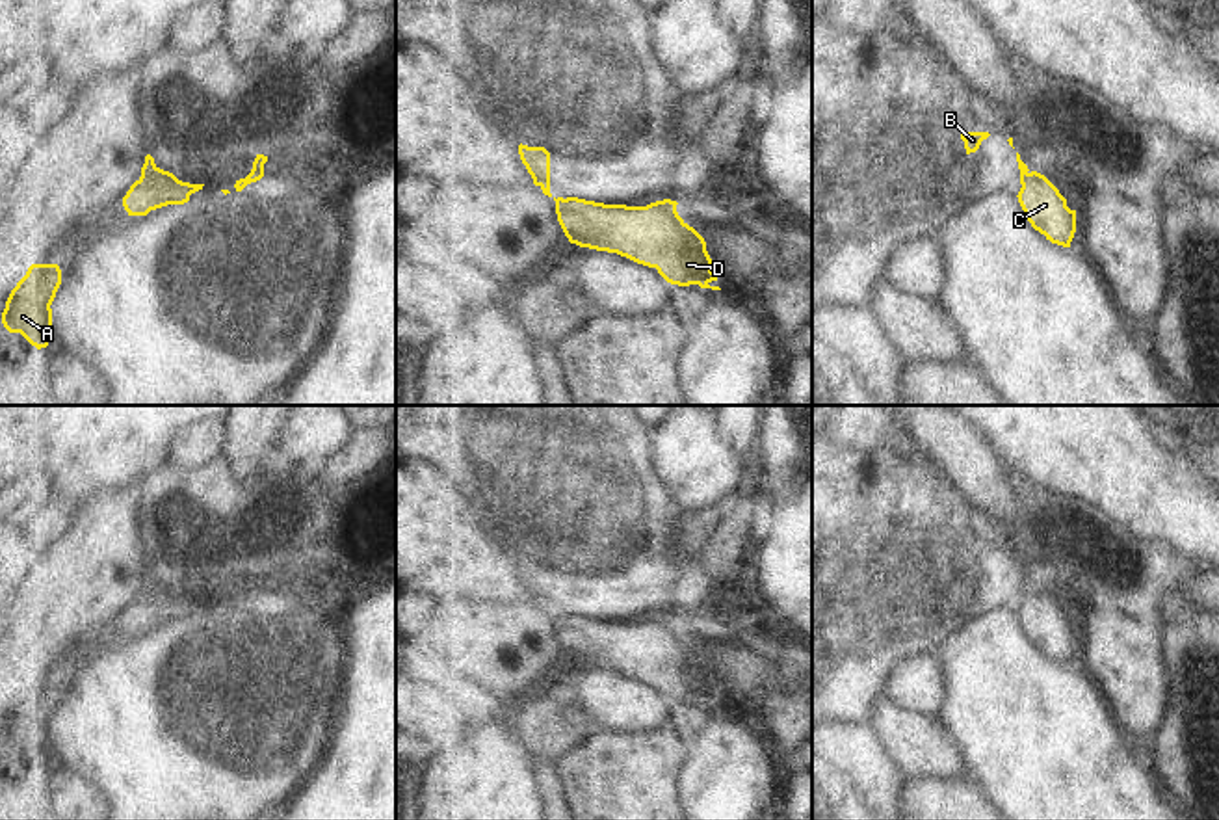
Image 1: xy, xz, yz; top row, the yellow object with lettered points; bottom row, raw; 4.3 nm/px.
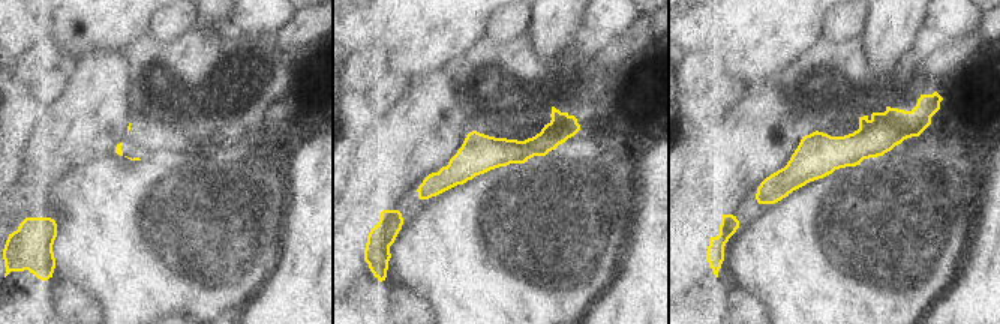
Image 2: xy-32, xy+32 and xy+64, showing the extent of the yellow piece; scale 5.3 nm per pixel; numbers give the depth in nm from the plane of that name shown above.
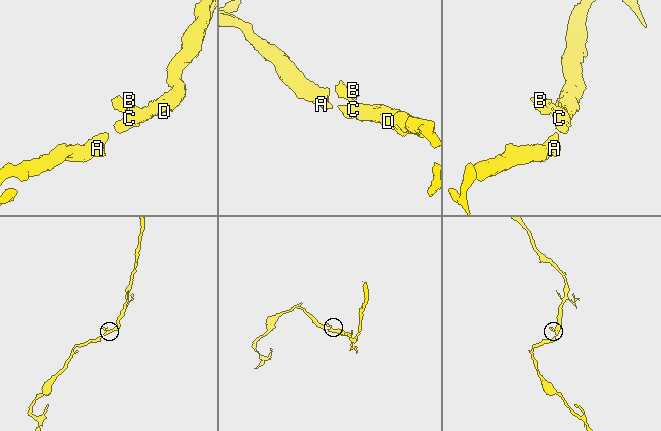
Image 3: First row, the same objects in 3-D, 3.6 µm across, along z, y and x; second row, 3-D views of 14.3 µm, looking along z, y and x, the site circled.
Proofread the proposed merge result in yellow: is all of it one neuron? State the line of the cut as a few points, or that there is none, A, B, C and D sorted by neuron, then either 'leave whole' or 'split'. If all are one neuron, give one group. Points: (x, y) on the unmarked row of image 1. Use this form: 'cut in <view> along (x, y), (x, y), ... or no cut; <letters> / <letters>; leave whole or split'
cut in xy along (157, 584), (131, 607); A C D / B; split

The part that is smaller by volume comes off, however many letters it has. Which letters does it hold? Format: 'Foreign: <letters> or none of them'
Foreign: B

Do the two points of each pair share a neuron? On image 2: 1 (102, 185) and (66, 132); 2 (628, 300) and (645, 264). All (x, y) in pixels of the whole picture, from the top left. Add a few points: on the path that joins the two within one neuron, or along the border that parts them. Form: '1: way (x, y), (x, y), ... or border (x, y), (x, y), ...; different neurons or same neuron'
1: border (114, 152), (80, 162), (56, 180); different neurons
2: way (637, 291), (645, 284), (645, 273); same neuron

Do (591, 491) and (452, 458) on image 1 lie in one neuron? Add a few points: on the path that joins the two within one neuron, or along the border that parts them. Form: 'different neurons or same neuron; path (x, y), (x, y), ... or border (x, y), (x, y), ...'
same neuron; path (556, 460), (487, 458)

